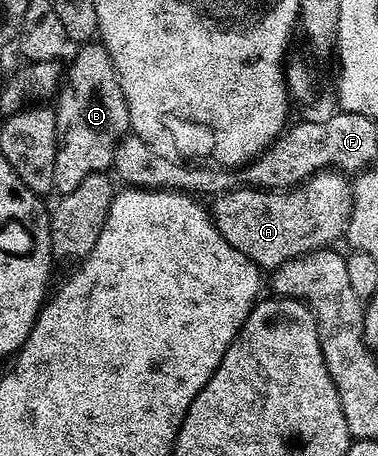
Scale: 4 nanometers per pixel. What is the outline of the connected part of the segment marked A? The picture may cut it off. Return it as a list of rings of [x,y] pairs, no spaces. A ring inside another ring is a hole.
[[[320,170],[316,175],[308,177],[294,188],[287,190],[265,190],[237,186],[230,192],[221,192],[210,204],[210,215],[216,221],[218,234],[230,242],[234,250],[246,254],[256,267],[261,270],[271,270],[307,252],[317,248],[335,245],[336,239],[343,237],[346,232],[346,213],[352,203],[352,184],[347,175],[336,170]]]

